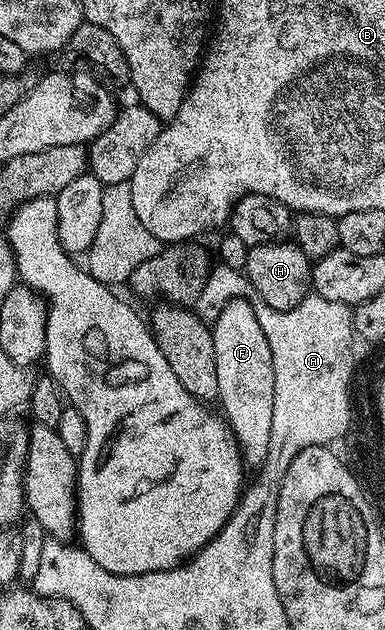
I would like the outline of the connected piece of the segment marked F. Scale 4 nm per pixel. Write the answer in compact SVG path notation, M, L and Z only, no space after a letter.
M249 298L234 299L222 307L222 311L212 321L214 348L216 349L217 402L222 403L221 414L230 424L230 431L242 452L242 461L247 468L257 469L268 457L268 441L272 437L272 397L274 396L274 370L272 351L268 349L268 339L260 321L256 321L254 303Z

